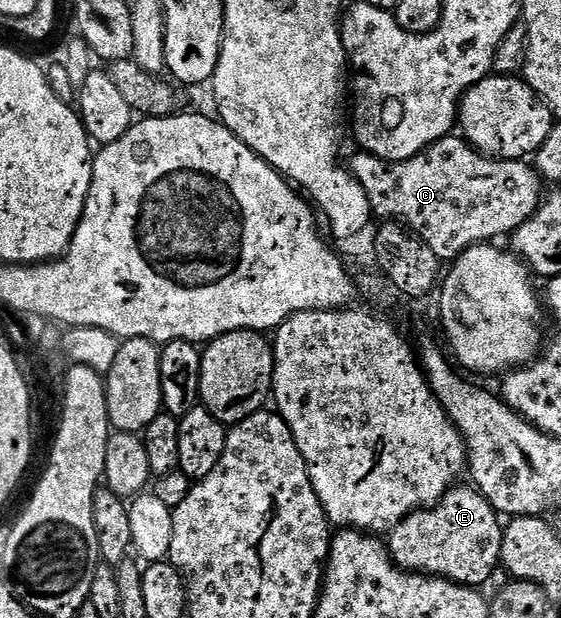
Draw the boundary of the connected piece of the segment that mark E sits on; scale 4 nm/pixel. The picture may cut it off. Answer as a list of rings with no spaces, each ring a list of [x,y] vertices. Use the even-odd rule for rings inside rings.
[[[456,484],[447,495],[433,506],[414,510],[408,518],[402,518],[391,531],[385,545],[391,552],[395,565],[412,574],[429,574],[437,578],[448,578],[459,586],[483,588],[501,566],[501,544],[504,523],[498,510],[491,507],[489,500],[474,485]]]

